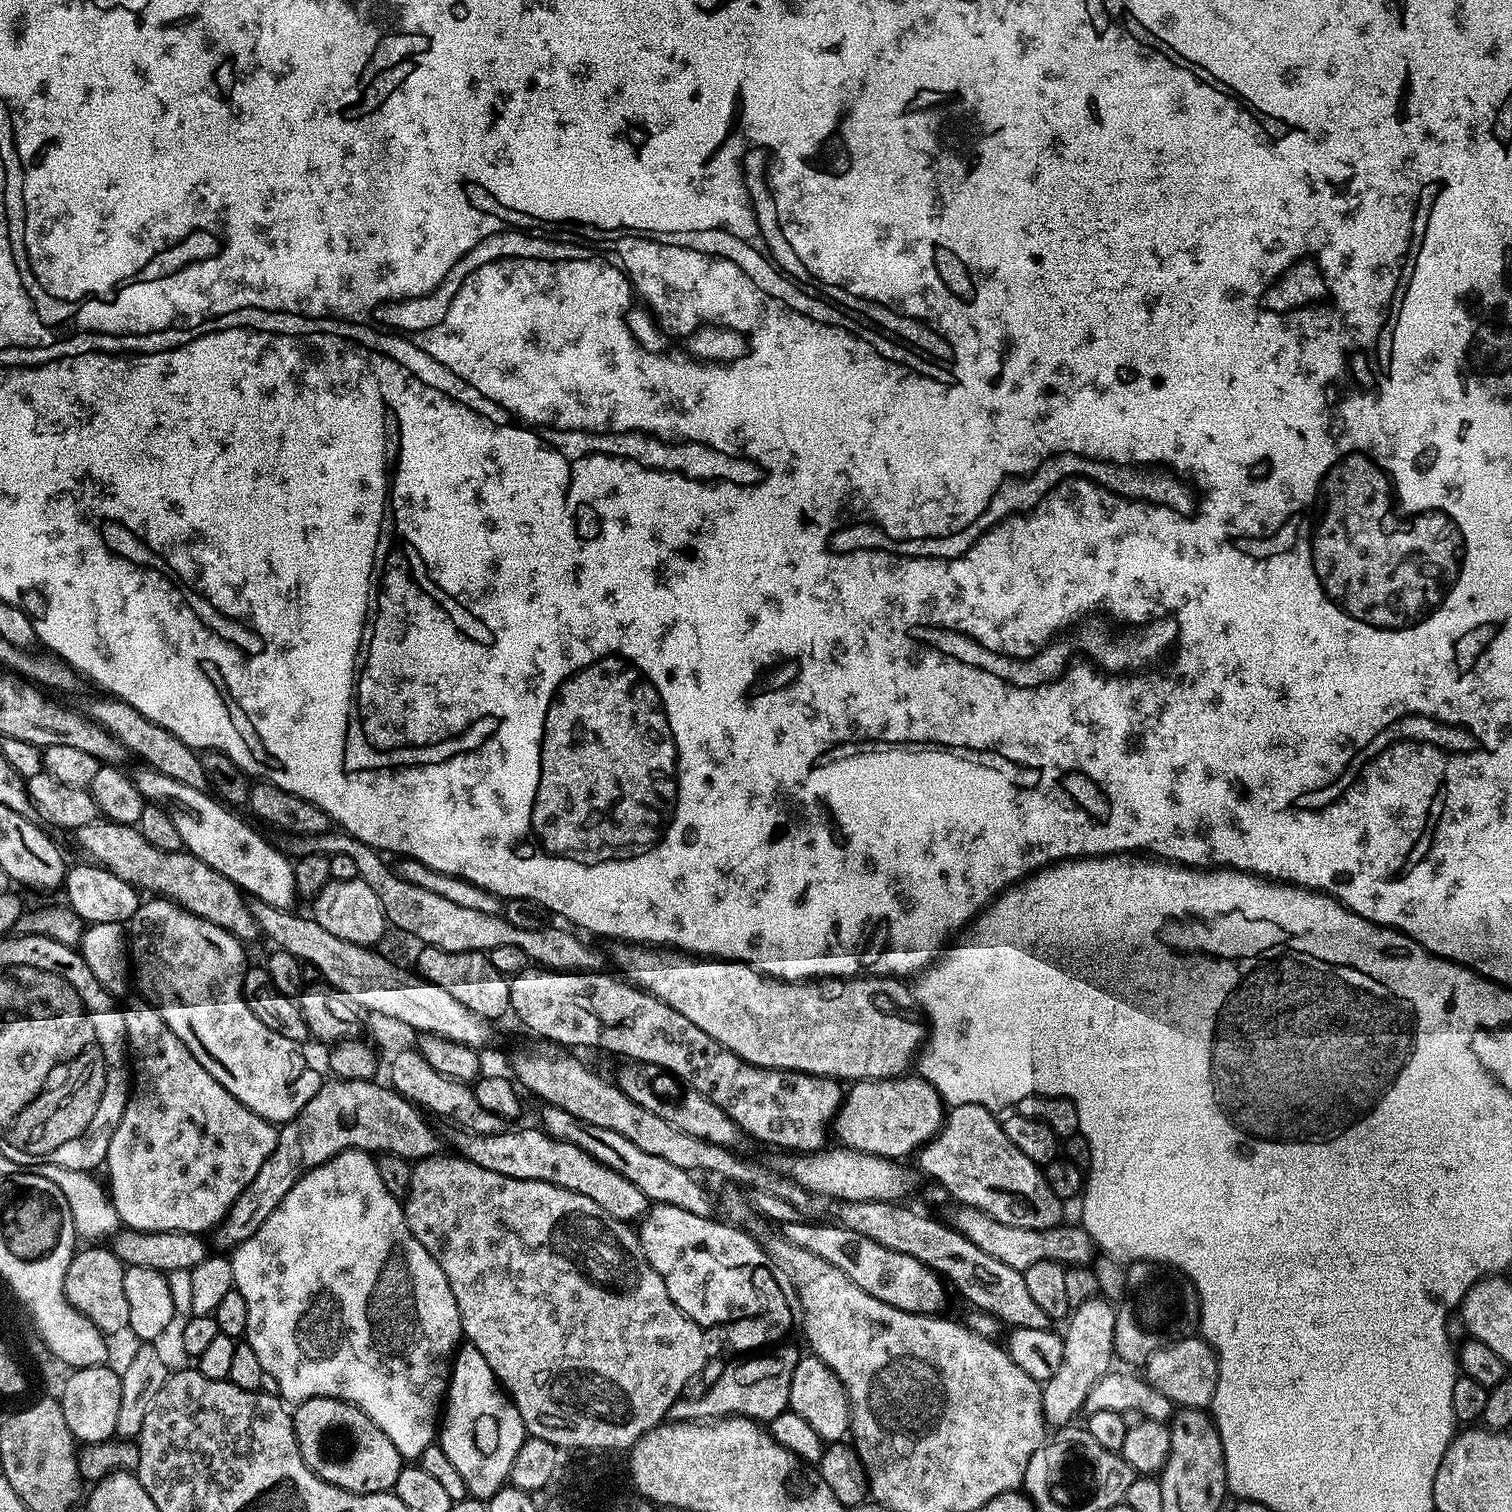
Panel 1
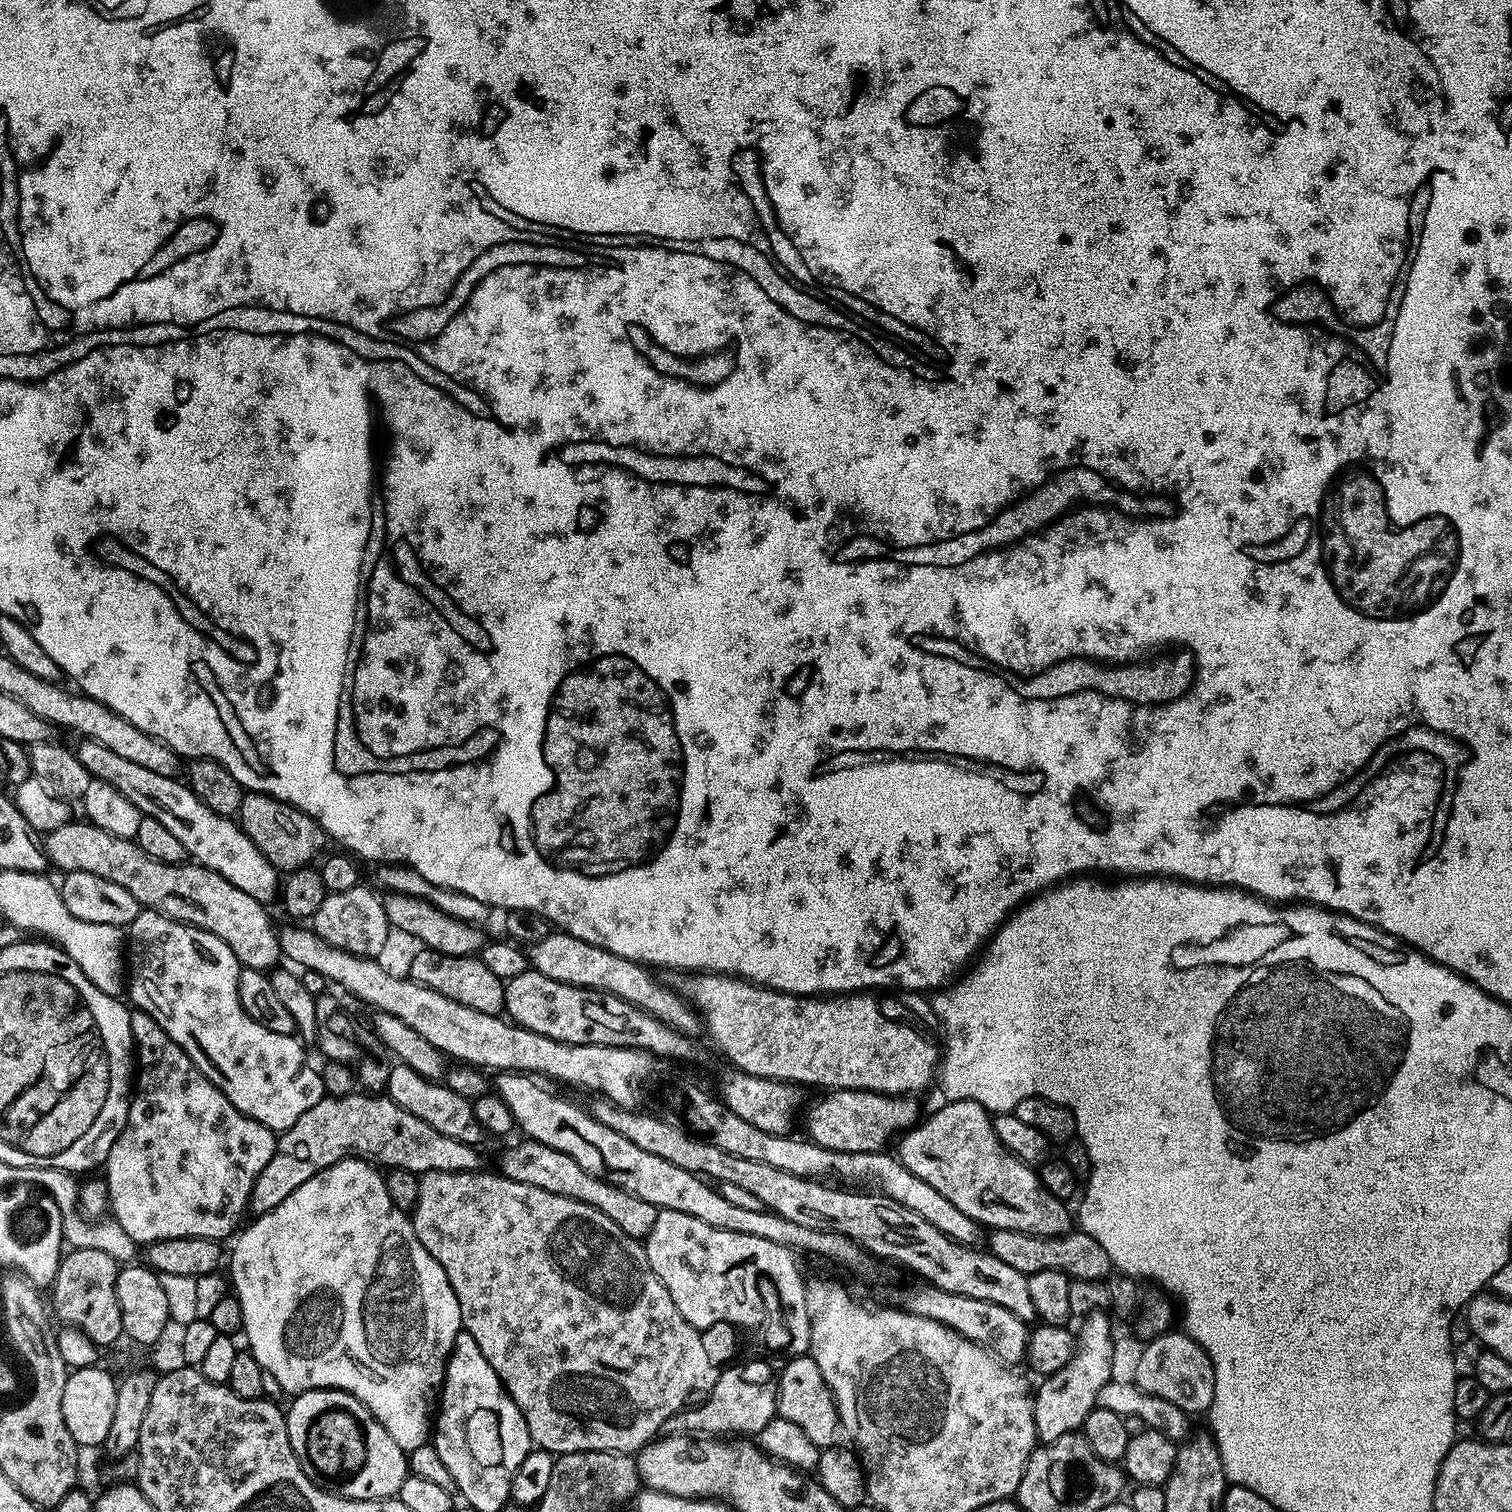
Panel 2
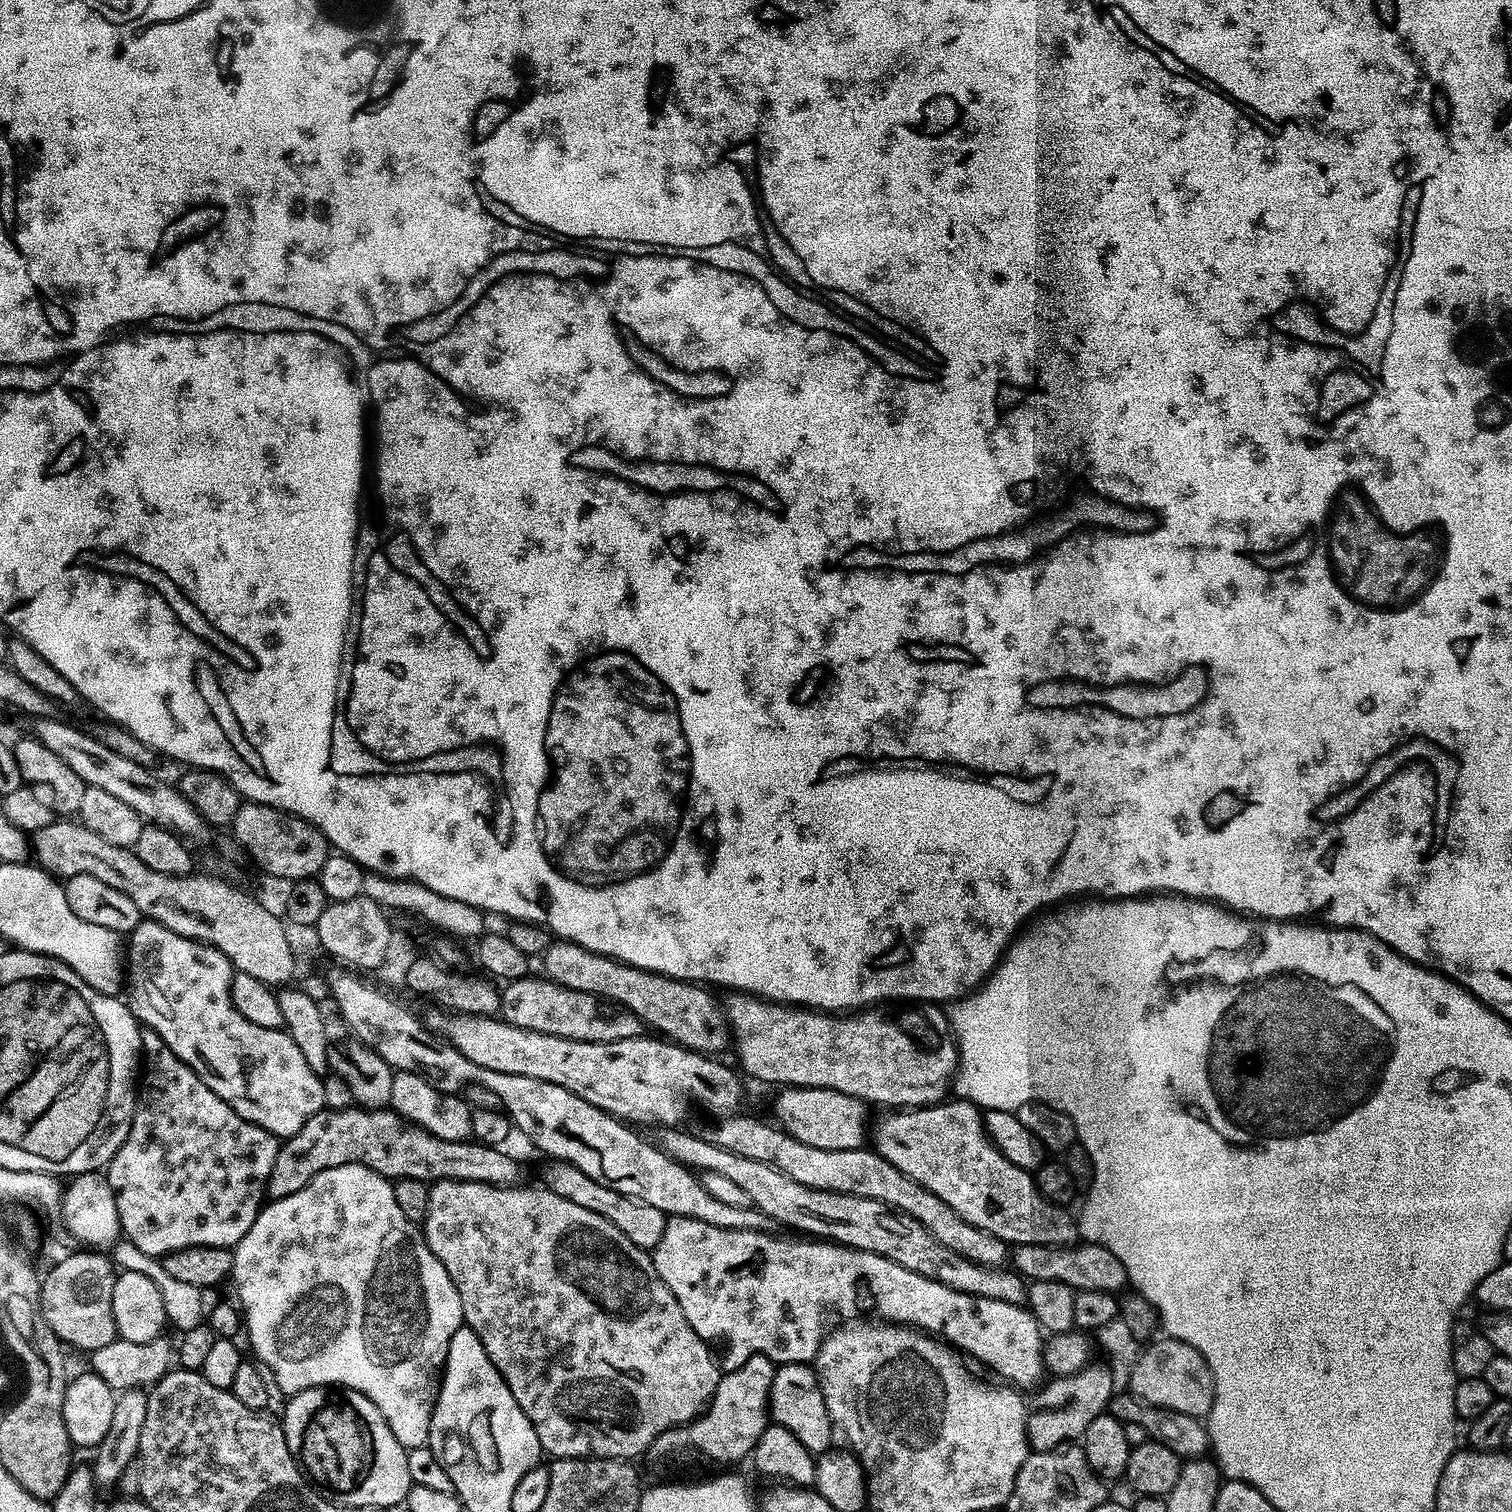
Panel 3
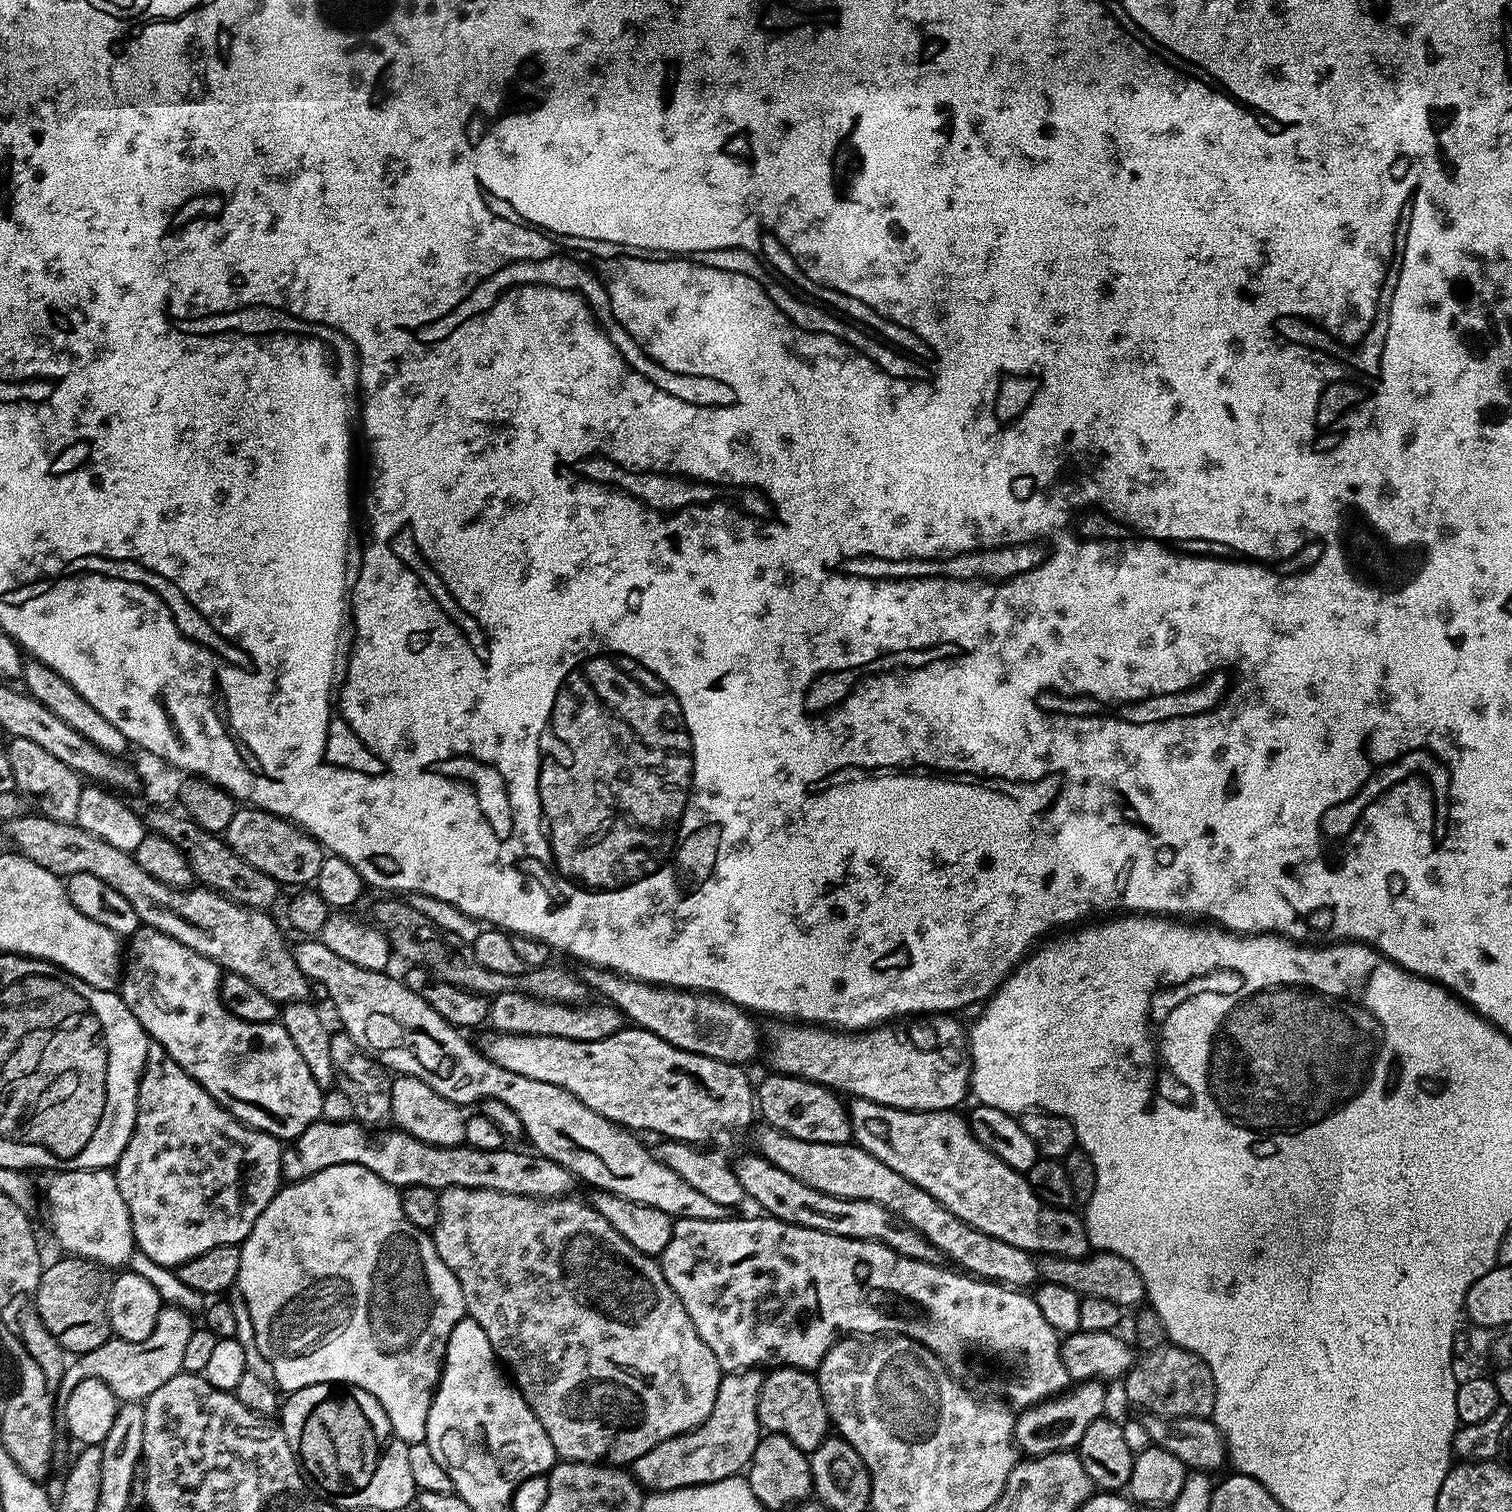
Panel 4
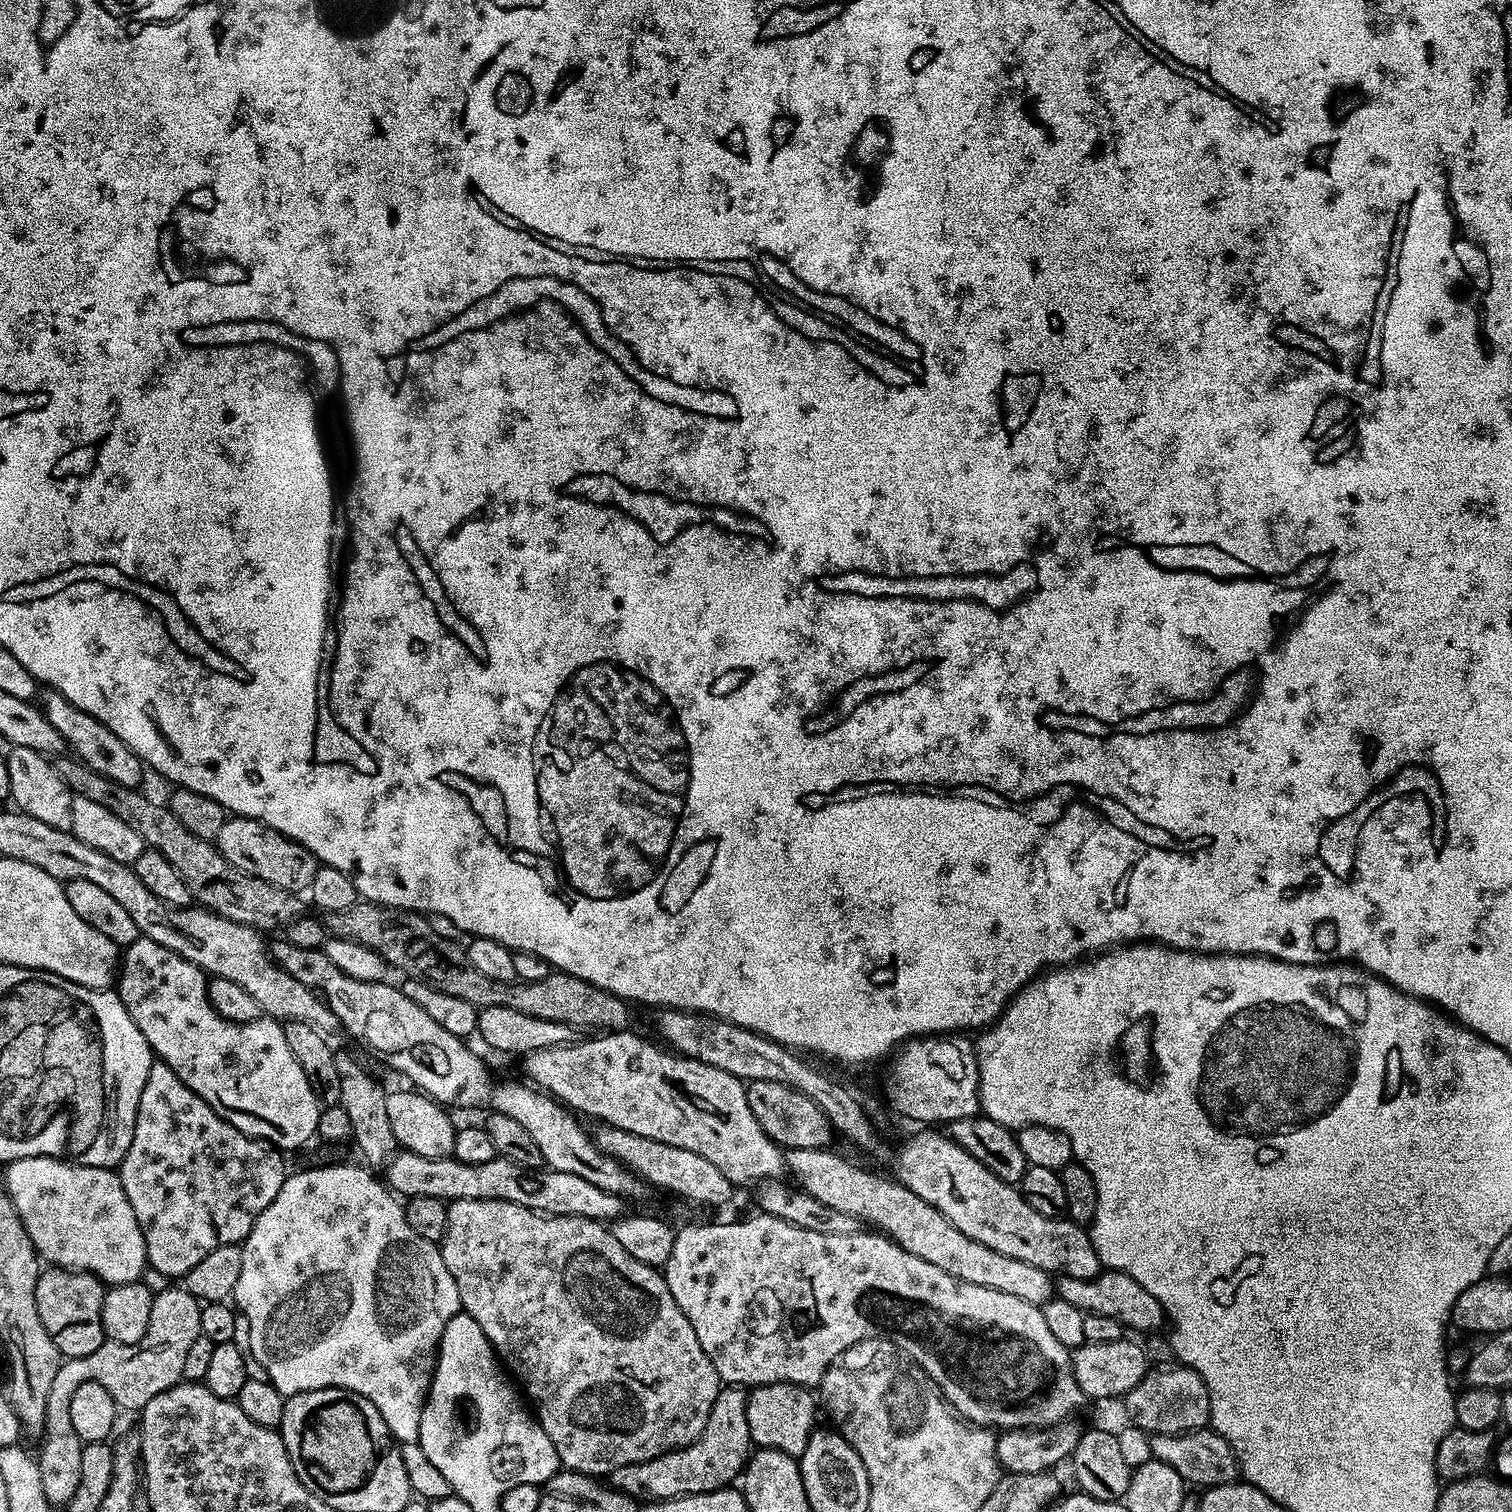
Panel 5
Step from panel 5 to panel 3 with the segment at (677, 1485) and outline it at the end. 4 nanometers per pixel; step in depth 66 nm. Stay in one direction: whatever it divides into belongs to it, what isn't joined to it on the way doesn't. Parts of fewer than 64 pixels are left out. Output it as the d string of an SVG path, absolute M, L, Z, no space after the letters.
M752 1356L738 1371L724 1372L706 1411L691 1424L681 1424L661 1434L648 1447L647 1459L672 1460L686 1455L691 1448L701 1452L712 1464L736 1464L743 1456L744 1459L751 1457L758 1438L770 1423L767 1407L773 1371L773 1365L763 1356Z

